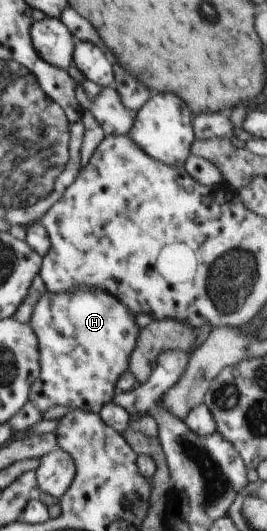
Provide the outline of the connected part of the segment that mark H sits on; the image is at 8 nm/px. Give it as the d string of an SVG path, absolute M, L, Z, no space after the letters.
M81 287L64 293L43 293L30 318L40 348L40 375L32 384L29 401L37 405L42 414L56 406L65 407L68 411L98 413L103 406L114 400L116 382L128 369L128 360L141 330L135 317L118 298L97 289Z

